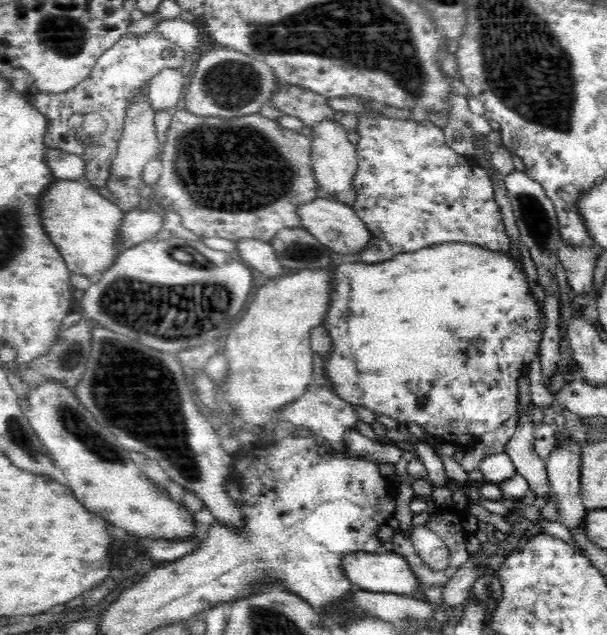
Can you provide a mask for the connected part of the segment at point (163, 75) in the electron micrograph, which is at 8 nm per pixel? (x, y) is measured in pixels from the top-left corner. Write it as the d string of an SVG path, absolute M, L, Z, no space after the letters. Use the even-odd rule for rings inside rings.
M162 68L150 80L147 98L155 112L175 111L184 94L184 83L188 70L180 68Z

